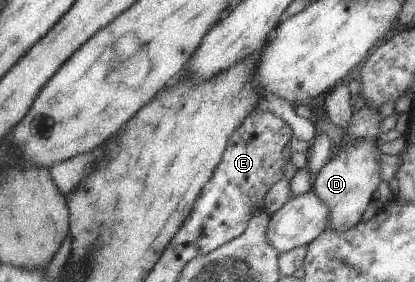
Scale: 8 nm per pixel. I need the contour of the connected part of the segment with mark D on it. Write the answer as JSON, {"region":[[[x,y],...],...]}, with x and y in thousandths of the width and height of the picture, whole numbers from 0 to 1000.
{"region":[[[831,486],[819,518],[805,528],[800,560],[754,624],[749,674],[790,738],[788,816],[839,816],[872,773],[882,730],[901,709],[906,667],[918,638],[906,567],[906,553],[916,546],[911,514],[904,489]]]}

